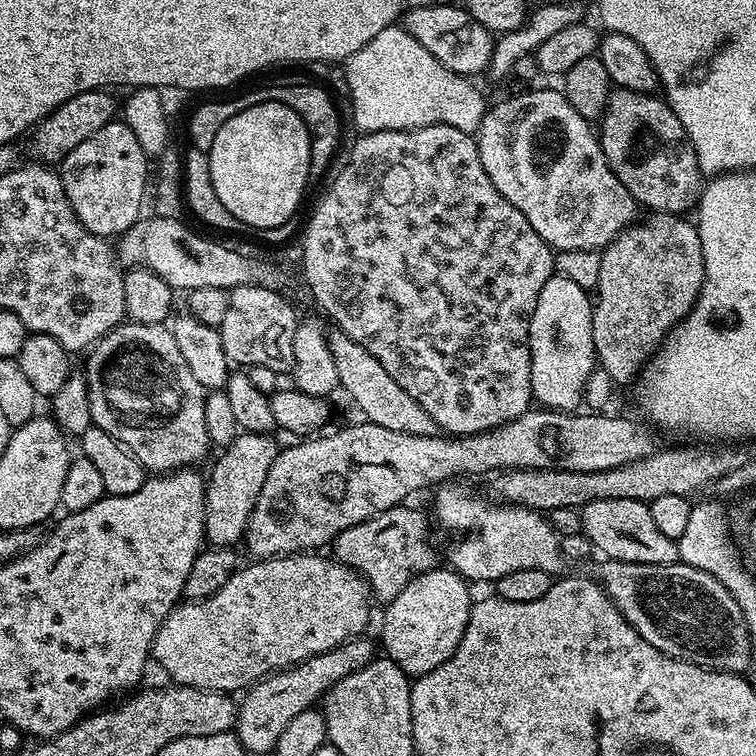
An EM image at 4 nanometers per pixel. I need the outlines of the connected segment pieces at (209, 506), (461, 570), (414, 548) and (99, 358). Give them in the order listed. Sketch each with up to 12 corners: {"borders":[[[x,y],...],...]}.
{"borders":[[[240,432],[204,489],[204,538],[239,545],[277,437]],[[435,489],[437,522],[460,535],[453,572],[495,582],[565,571],[547,515]],[[397,506],[332,541],[381,602],[437,567],[428,520]],[[171,327],[87,353],[93,425],[152,474],[210,451],[206,389]]]}

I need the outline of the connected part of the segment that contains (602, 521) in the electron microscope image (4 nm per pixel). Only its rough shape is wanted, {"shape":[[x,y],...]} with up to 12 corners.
{"shape":[[602,498],[580,509],[601,557],[675,564],[680,545],[648,504]]}

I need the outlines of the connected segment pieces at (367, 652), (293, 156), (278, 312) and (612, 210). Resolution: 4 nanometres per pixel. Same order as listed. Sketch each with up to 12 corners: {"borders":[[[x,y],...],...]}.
{"borders":[[[355,636],[243,693],[235,736],[271,753],[302,710],[377,655]],[[280,100],[226,118],[206,154],[236,220],[291,221],[314,137]],[[276,288],[228,292],[219,332],[236,366],[279,374],[298,317]],[[563,91],[485,111],[482,166],[556,252],[637,219]]]}

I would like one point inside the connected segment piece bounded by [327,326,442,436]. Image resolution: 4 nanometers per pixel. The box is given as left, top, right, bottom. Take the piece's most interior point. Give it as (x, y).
(364, 379)

